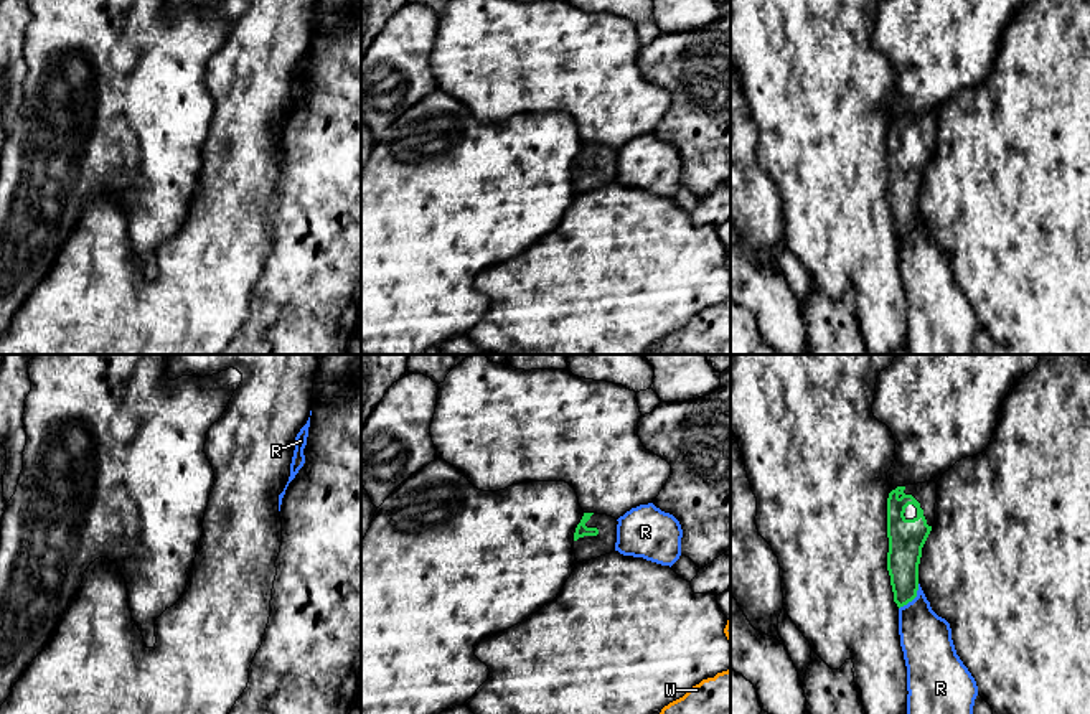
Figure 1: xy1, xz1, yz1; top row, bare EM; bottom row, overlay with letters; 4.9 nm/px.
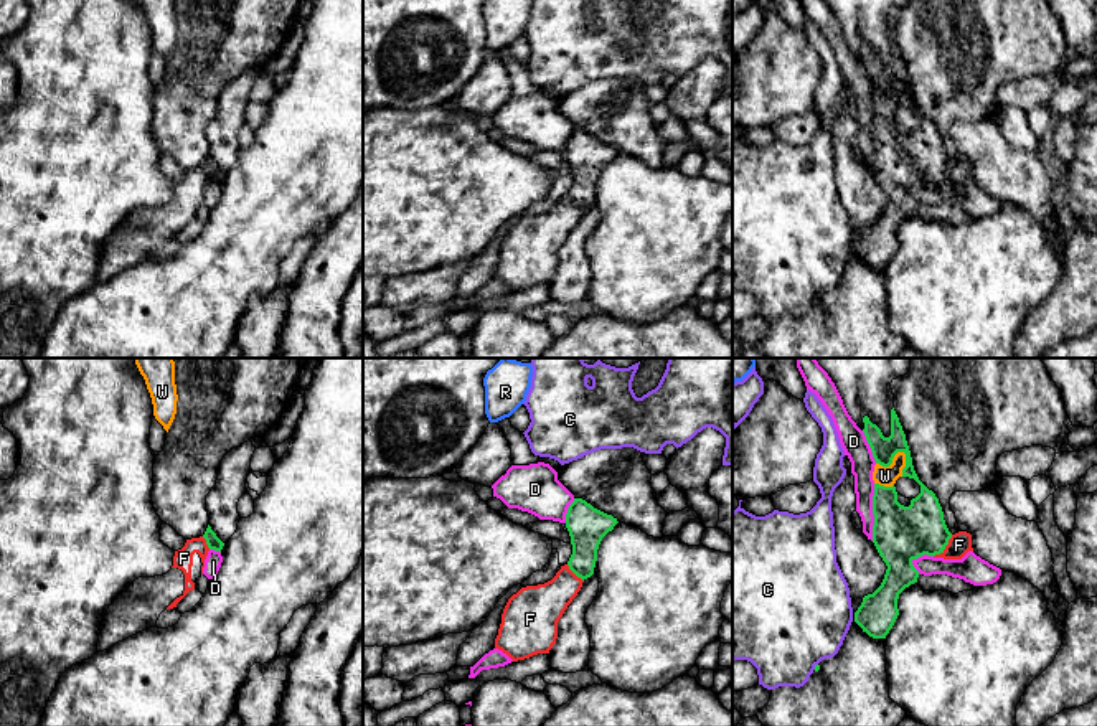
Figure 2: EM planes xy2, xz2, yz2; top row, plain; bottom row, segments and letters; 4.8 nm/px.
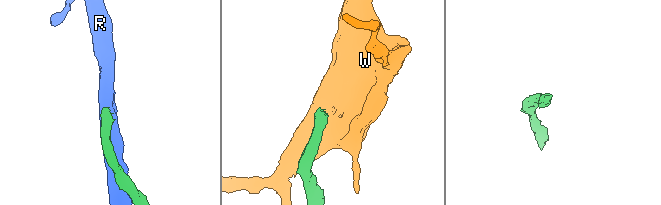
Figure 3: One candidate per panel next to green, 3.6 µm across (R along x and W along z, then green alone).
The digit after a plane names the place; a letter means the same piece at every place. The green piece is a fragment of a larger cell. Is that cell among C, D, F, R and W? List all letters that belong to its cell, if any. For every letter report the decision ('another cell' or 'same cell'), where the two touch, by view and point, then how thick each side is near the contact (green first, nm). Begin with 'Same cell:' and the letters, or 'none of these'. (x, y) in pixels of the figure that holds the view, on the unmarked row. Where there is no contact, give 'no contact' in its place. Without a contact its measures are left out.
Same cell: none of these
C: another cell | yz2 (815, 297) | 30/480 nm
D: another cell | yz2 (873, 142) | 280/120 nm
F: another cell | yz2 (946, 175) | 280/110 nm
R: another cell | yz1 (912, 230) | 160/260 nm
W: another cell | yz2 (891, 91) | 150/100 nm

